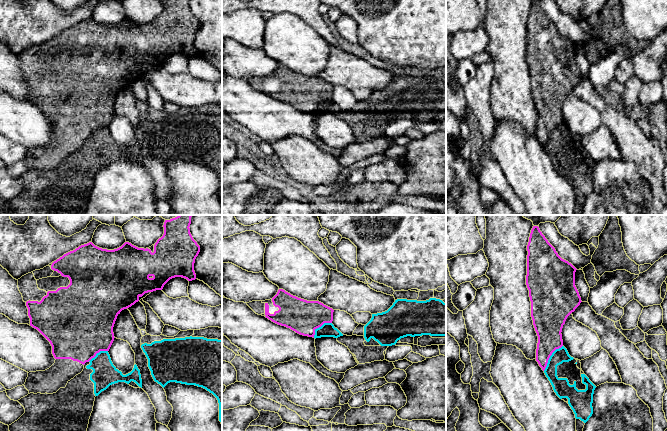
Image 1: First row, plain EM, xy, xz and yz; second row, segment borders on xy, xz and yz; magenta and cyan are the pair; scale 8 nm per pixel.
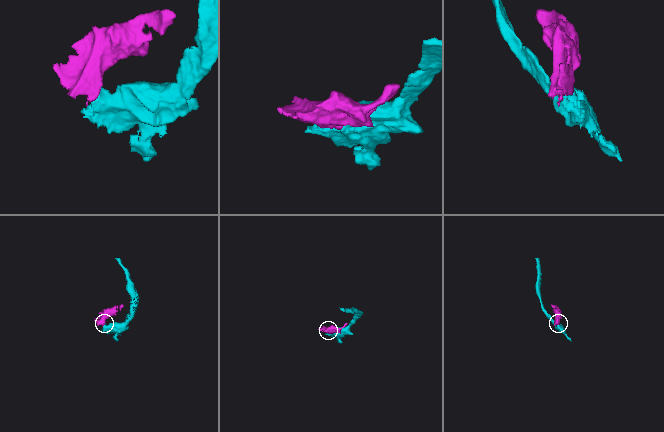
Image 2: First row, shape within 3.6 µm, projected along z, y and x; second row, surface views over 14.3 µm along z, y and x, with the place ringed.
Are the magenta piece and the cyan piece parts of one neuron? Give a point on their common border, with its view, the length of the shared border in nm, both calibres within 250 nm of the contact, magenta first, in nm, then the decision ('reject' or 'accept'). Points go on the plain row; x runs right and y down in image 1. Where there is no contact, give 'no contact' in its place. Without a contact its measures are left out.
yz (549, 133) | 260 nm | 220/130 nm | reject

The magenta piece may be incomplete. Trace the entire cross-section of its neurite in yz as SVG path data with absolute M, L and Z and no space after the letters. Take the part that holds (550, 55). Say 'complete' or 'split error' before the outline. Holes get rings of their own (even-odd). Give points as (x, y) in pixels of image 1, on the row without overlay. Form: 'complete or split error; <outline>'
complete; M533 2L531 6L527 27L526 61L531 77L531 93L538 112L536 137L544 147L552 129L563 122L561 108L567 93L582 77L575 62L577 45L558 31L538 2Z

